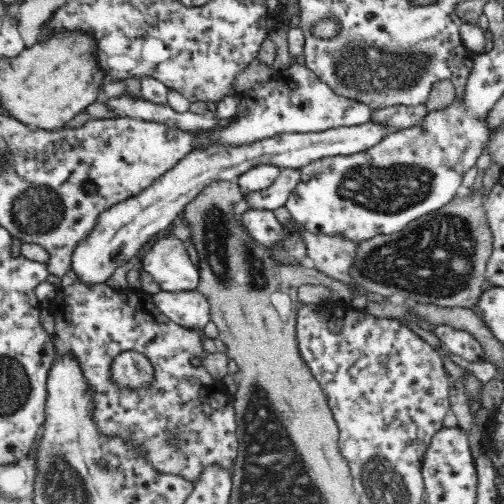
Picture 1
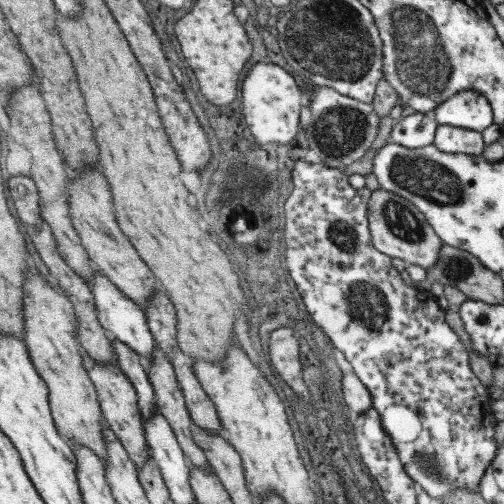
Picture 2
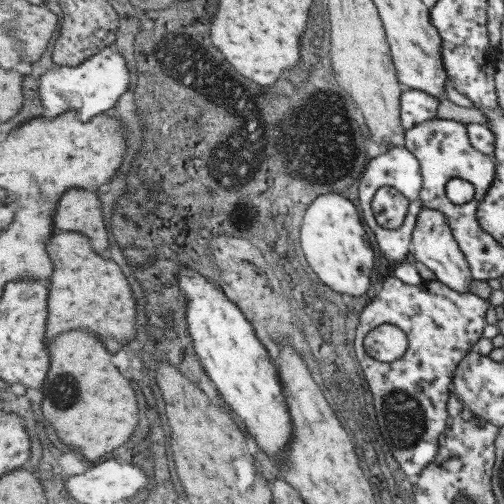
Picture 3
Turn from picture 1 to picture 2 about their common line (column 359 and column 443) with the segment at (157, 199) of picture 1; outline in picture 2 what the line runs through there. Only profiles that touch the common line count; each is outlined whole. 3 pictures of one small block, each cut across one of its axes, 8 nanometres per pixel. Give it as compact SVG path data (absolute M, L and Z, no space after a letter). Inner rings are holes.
M437 126L433 136L433 148L441 154L469 154L481 156L485 144L481 140L481 132L461 130L455 126Z

